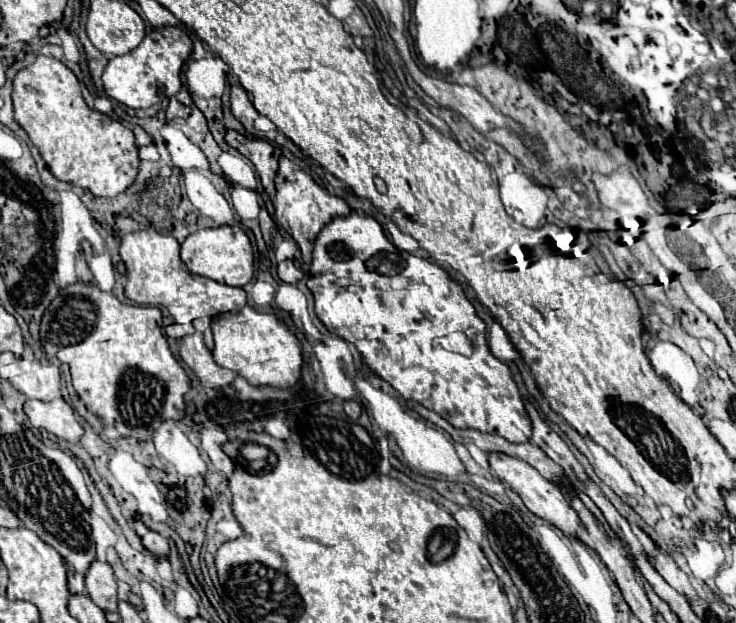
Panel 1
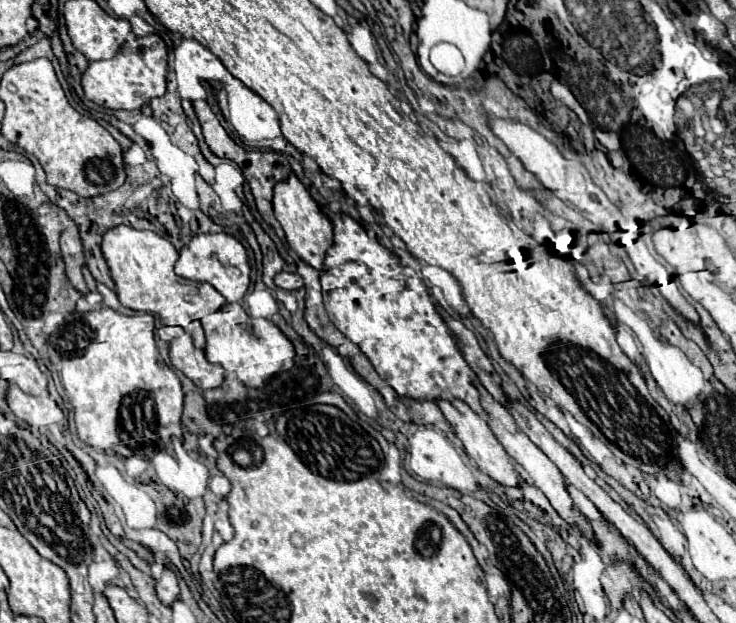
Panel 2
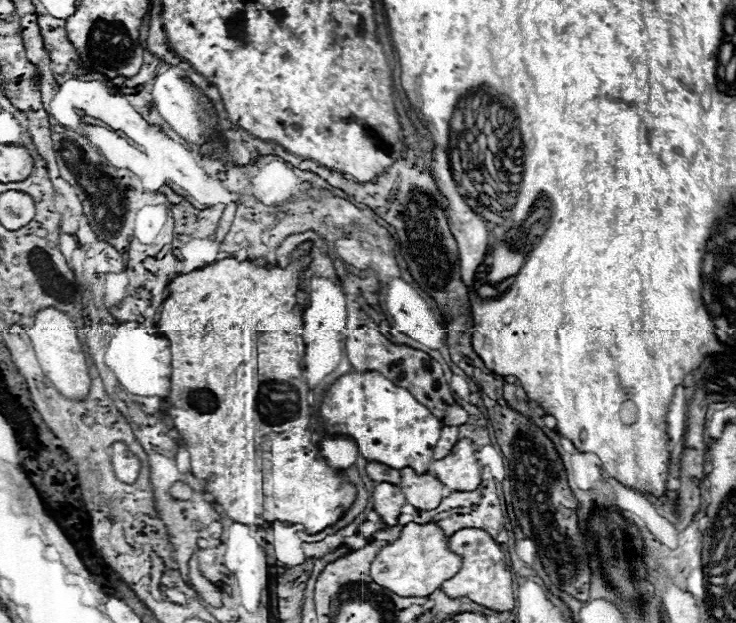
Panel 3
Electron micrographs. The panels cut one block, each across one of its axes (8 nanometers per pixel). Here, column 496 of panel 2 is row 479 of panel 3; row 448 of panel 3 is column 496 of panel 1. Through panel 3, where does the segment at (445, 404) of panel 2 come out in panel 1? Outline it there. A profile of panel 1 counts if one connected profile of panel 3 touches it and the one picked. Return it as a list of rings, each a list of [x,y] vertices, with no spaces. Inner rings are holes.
[[[490,452],[488,454],[488,462],[490,462],[490,468],[494,470],[494,474],[502,482],[506,482],[524,500],[524,504],[526,504],[526,508],[530,512],[534,512],[542,520],[550,522],[552,526],[560,528],[566,536],[568,534],[570,536],[578,536],[578,524],[580,524],[580,520],[578,520],[578,516],[574,516],[574,510],[570,508],[570,504],[566,504],[566,496],[562,496],[560,488],[554,482],[542,478],[540,472],[536,468],[532,468],[530,464],[526,464],[524,460],[512,458],[512,456],[502,454],[502,452]]]

